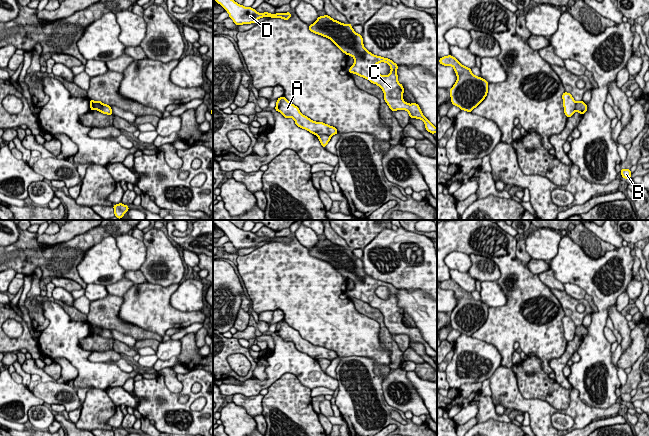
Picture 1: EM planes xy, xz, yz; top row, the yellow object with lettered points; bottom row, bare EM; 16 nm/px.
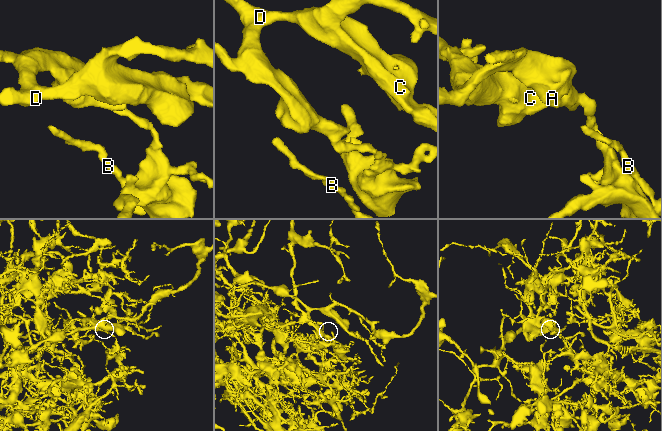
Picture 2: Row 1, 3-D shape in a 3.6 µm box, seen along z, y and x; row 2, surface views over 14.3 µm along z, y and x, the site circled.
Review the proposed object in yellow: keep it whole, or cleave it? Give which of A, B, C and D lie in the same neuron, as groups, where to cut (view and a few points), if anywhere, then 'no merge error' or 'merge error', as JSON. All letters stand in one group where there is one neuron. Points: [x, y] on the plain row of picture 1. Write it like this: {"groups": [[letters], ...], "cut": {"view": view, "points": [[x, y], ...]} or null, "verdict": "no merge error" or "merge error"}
{"groups": [["A", "C", "D"], ["B"]], "cut": {"view": "xz", "points": [[330, 359], [318, 360]]}, "verdict": "merge error"}

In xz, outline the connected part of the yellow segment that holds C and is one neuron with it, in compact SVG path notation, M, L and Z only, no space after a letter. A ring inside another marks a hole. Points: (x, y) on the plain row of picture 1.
M328 239L319 240L308 250L315 258L329 262L343 277L354 282L354 288L348 296L356 298L378 309L384 316L384 324L392 335L406 334L410 342L421 343L425 352L431 358L437 357L437 352L423 339L416 327L406 327L403 324L404 312L398 306L396 294L398 289L388 282L376 280L365 273L361 258L357 258L351 248L344 248L332 243ZM378 287L387 287L391 295L384 300L379 298L375 291Z

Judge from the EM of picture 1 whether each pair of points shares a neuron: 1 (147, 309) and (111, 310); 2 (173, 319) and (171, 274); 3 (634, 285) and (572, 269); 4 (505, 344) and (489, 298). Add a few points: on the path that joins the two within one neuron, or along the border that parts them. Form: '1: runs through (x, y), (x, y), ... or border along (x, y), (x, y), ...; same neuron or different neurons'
1: border along (122, 297), (123, 301), (119, 317), (137, 326); different neurons
2: border along (148, 281), (163, 286), (179, 283); different neurons
3: border along (632, 278), (624, 291); different neurons
4: border along (497, 283), (506, 302), (489, 307); different neurons

